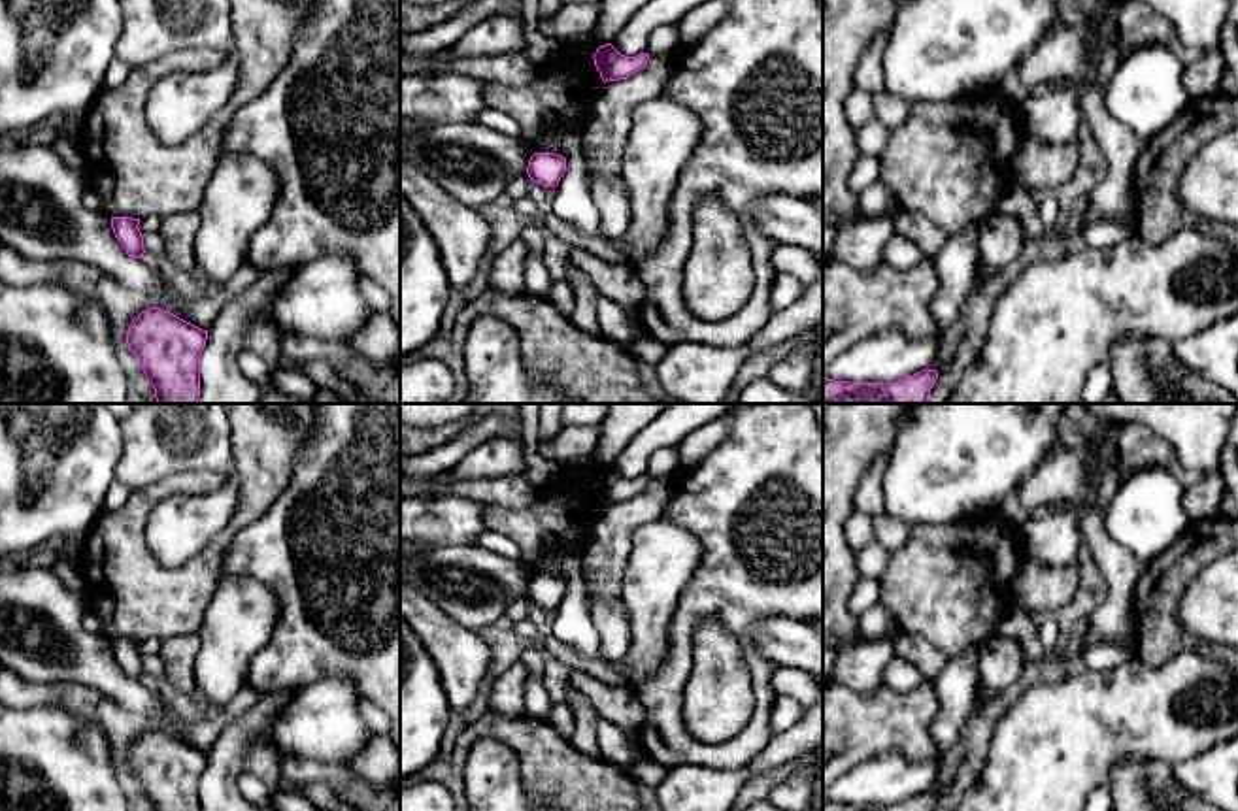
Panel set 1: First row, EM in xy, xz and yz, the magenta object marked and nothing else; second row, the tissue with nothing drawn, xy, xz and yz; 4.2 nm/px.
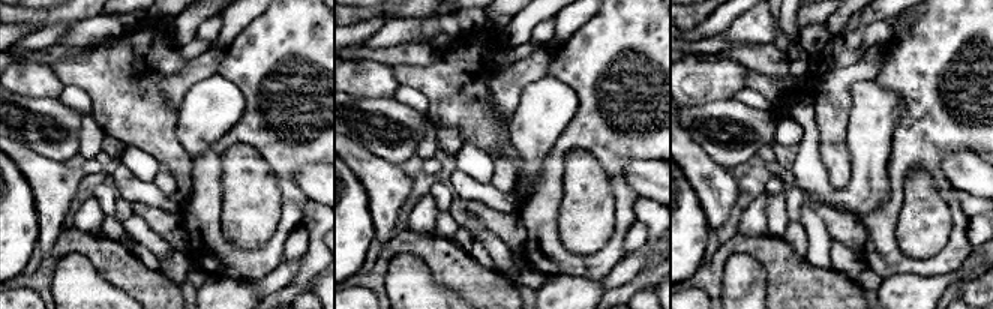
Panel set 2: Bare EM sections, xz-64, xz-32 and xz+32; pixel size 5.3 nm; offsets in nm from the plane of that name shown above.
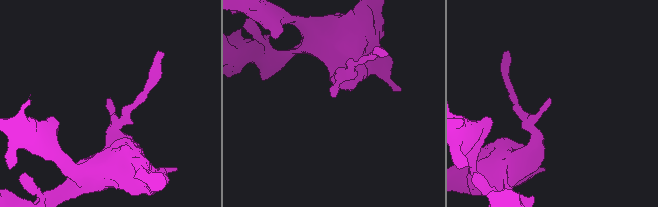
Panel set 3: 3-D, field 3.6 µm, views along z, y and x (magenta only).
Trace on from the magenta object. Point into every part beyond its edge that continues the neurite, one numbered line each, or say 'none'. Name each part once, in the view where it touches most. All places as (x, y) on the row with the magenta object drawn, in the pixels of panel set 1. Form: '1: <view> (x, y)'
none

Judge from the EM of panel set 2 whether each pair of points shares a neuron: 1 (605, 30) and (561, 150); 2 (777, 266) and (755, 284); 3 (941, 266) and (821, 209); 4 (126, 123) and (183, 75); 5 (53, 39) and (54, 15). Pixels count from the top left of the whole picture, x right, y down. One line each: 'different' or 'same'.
1: same
2: different
3: different
4: different
5: different

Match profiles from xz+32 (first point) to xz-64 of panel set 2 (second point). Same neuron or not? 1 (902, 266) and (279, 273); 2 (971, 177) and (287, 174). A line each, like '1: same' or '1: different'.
1: different
2: different

